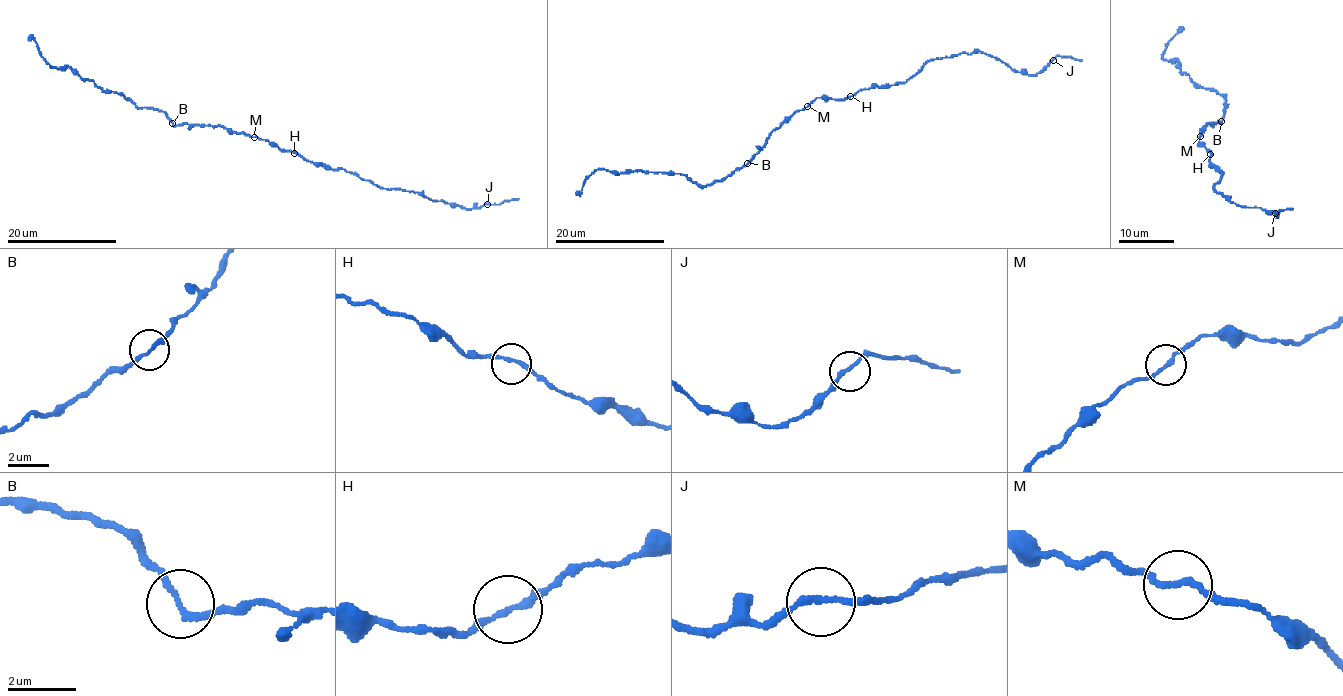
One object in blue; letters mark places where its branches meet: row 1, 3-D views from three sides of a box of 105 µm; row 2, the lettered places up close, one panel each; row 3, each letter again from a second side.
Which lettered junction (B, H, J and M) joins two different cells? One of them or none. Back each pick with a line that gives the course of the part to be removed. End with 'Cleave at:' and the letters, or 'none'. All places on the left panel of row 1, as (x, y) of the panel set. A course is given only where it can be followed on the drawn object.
Cleave at: none

